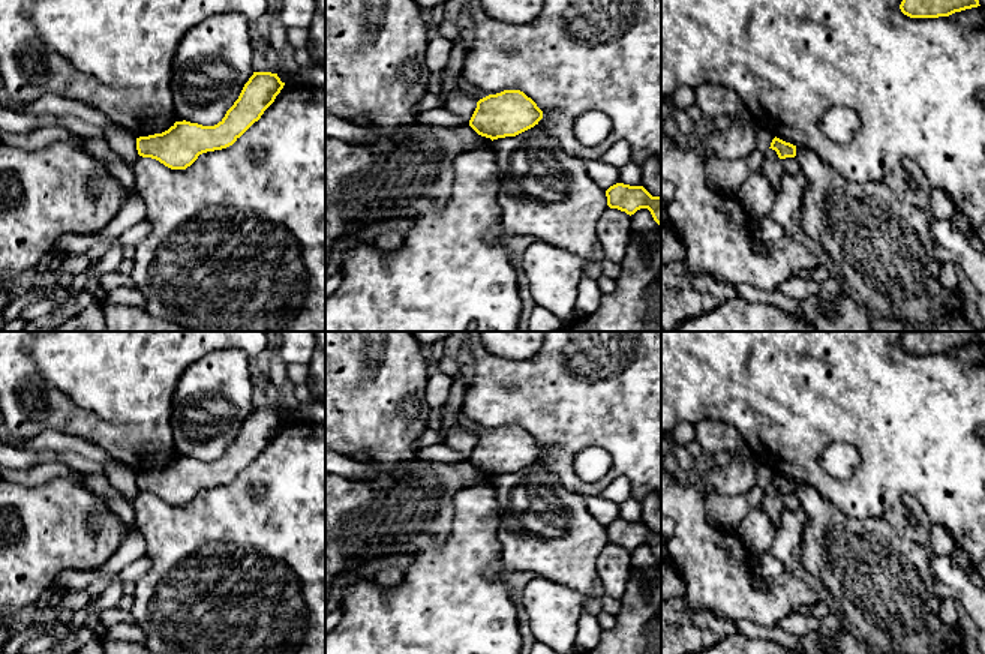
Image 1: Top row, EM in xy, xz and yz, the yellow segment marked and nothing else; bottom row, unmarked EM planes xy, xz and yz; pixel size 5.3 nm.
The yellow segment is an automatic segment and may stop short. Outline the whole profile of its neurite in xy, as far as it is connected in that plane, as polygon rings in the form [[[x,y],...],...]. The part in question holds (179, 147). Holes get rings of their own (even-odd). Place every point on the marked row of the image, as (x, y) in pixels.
[[[253,72],[217,124],[175,122],[162,134],[136,138],[138,154],[156,159],[171,170],[186,170],[199,154],[232,146],[261,118],[283,86],[277,74]]]

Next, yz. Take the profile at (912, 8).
[[[903,0],[900,9],[910,18],[939,18],[978,6],[979,0]]]

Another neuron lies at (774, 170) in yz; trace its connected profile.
[[[780,158],[765,160],[762,165],[763,174],[774,188],[775,192],[780,190],[781,178],[786,172],[783,160]]]

